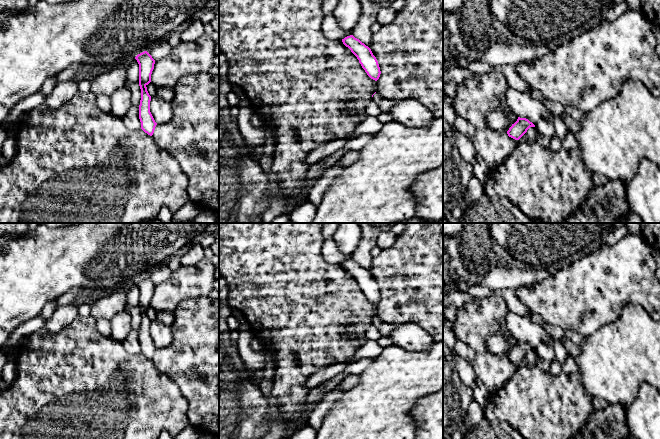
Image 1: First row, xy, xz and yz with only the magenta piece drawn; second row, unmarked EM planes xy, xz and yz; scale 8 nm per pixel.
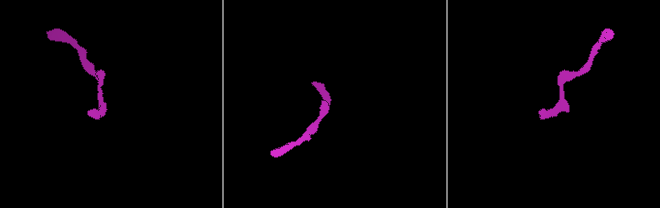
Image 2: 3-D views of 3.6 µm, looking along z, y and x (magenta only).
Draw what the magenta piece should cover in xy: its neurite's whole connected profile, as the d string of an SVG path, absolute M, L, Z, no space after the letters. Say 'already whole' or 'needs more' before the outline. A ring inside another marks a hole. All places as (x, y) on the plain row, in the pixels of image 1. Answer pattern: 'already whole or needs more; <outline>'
already whole; M147 275L138 278L135 283L139 288L139 310L141 313L139 343L141 346L141 353L152 360L157 347L150 336L151 320L146 310L151 306L151 298L154 293L155 284Z

